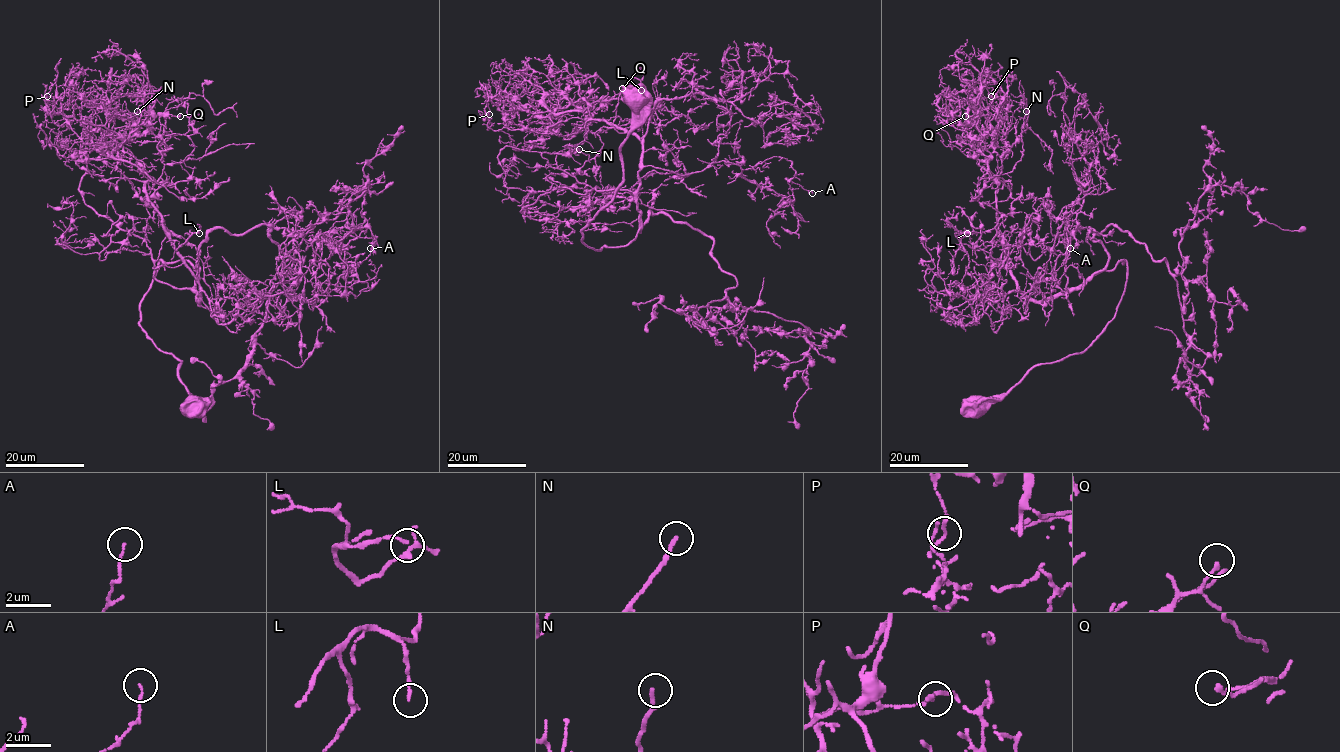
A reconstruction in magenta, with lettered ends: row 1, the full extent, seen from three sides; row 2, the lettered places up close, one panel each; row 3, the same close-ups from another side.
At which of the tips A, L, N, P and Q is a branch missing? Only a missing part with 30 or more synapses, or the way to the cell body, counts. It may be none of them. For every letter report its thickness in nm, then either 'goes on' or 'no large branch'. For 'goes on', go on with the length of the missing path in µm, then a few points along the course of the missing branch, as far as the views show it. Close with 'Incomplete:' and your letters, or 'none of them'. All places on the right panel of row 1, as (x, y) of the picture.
A: 90 nm thick; no large branch
L: 130 nm thick; goes on; about 25 µm are missing; missing branch runs (967, 233), (959, 253), (947, 251), (943, 255), (940, 278), (930, 282)
N: 190 nm thick; goes on; about 25 µm are missing; missing branch runs (1026, 111), (1029, 105), (1046, 117), (1047, 124), (1042, 133), (1042, 144), (1046, 145)
P: 120 nm thick; no large branch
Q: 170 nm thick; no large branch
Incomplete: L, N

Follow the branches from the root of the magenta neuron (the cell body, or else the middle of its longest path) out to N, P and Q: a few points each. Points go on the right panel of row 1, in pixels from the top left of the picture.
N: (972, 405), (1082, 352), (1125, 289), (1124, 260), (1045, 299), (1019, 289), (996, 180), (1021, 158), (1026, 111)
P: (972, 405), (1082, 352), (1126, 282), (1121, 260), (1045, 299), (1019, 289), (988, 166), (1010, 151), (991, 96)
Q: (972, 405), (1082, 352), (1115, 313), (1126, 262), (1030, 299), (998, 229), (982, 139), (992, 126), (965, 116)

